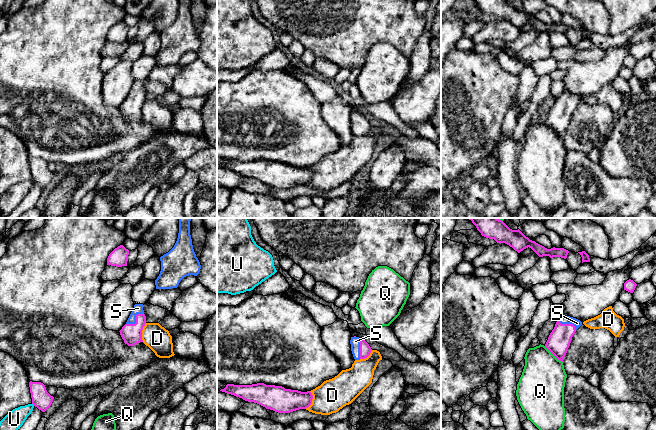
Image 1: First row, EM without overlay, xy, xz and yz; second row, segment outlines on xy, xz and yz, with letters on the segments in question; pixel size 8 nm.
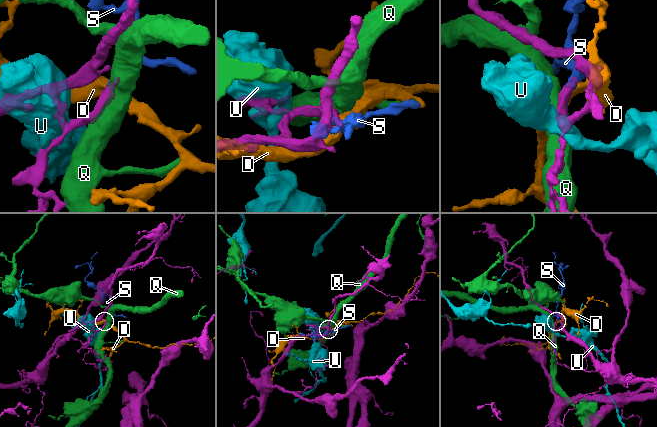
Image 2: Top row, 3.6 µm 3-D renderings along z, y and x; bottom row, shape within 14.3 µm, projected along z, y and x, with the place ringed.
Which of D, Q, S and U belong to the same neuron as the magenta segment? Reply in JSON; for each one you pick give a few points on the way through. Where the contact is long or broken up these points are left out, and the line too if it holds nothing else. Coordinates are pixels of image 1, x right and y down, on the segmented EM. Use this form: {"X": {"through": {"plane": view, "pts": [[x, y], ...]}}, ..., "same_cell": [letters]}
{"S": {"through": {"plane": "xy", "pts": [[131, 333], [136, 320], [138, 308]]}}, "same_cell": ["S"]}

